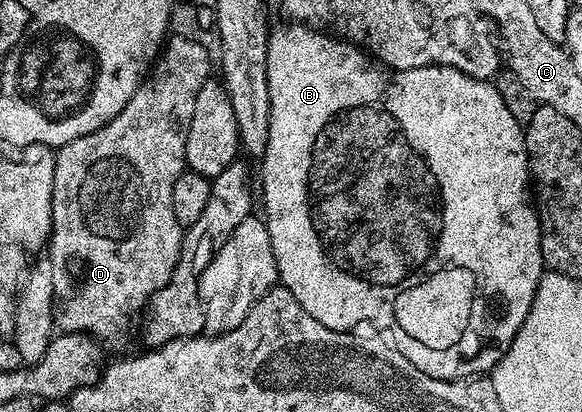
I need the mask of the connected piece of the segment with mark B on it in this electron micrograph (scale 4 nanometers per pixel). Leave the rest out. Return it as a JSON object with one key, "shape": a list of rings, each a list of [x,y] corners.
{"shape":[[[289,24],[270,30],[268,40],[268,100],[270,101],[270,123],[268,124],[268,148],[260,159],[262,165],[262,202],[266,205],[264,221],[268,228],[268,236],[272,240],[272,252],[276,256],[276,268],[278,269],[278,282],[300,300],[300,308],[308,312],[324,328],[350,332],[355,329],[357,322],[362,322],[365,318],[390,318],[394,317],[394,323],[390,326],[389,337],[392,345],[398,349],[420,372],[428,372],[428,376],[454,382],[458,378],[473,378],[485,375],[493,371],[494,365],[504,356],[504,352],[512,344],[516,332],[524,324],[528,312],[532,308],[532,300],[536,296],[536,288],[540,284],[544,273],[544,263],[542,260],[542,245],[540,244],[540,224],[538,223],[538,212],[535,203],[532,201],[532,179],[530,177],[530,161],[526,155],[526,136],[523,123],[508,112],[508,107],[504,105],[504,100],[500,96],[497,85],[489,81],[473,78],[464,72],[460,72],[451,66],[421,66],[420,68],[408,68],[407,70],[392,70],[389,66],[383,66],[381,62],[375,60],[367,54],[361,46],[355,46],[352,42],[347,42],[337,36],[331,36],[318,28],[311,28],[305,24]]]}

